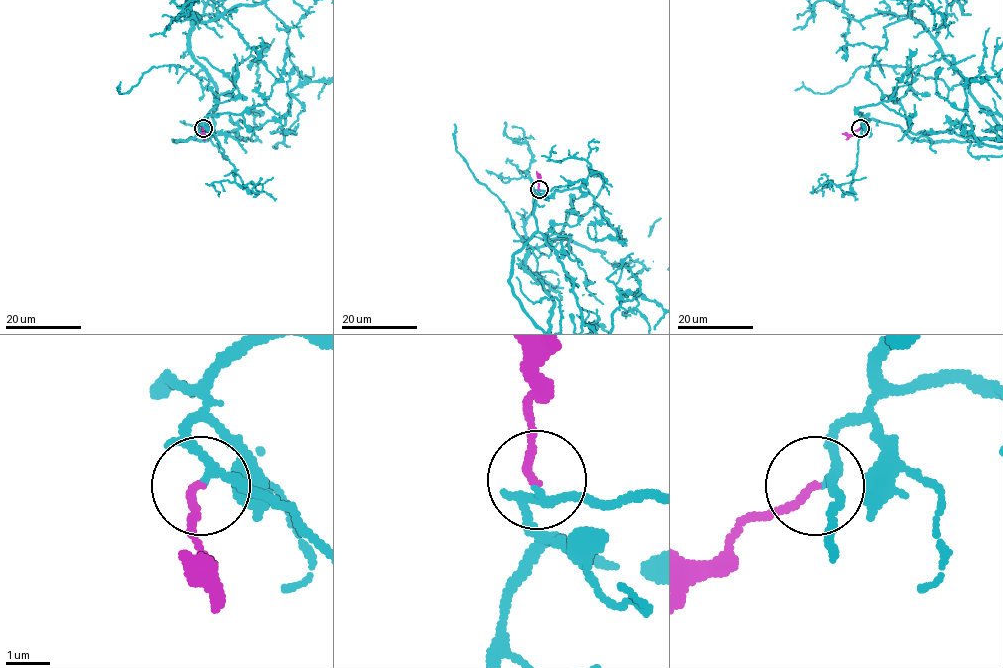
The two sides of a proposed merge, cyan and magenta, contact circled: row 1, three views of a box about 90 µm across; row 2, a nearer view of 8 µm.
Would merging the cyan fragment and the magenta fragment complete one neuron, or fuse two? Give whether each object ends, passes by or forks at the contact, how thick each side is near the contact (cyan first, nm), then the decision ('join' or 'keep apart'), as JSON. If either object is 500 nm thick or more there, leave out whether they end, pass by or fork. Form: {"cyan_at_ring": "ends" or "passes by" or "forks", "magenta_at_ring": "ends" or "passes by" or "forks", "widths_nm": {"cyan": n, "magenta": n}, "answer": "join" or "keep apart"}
{"cyan_at_ring": "passes by", "magenta_at_ring": "ends", "widths_nm": {"cyan": 160, "magenta": 170}, "answer": "join"}

